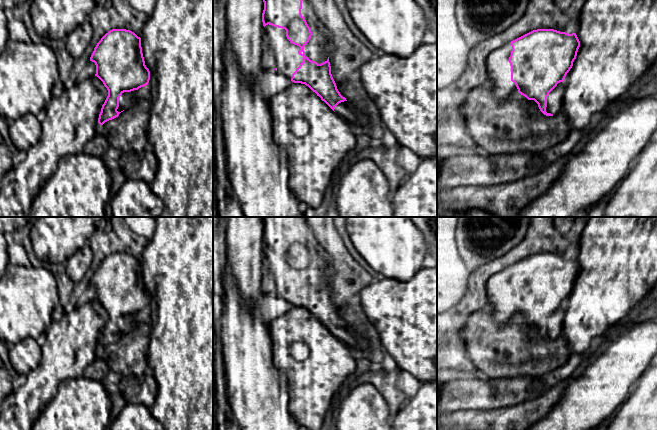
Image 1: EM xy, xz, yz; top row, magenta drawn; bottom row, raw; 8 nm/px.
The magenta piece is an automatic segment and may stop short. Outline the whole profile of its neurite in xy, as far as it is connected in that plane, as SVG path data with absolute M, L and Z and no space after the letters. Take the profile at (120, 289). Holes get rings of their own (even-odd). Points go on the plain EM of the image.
M112 253L106 257L94 272L90 285L96 289L95 300L108 314L108 320L98 342L98 347L103 349L134 328L138 313L149 307L150 295L145 289L141 262L126 253Z

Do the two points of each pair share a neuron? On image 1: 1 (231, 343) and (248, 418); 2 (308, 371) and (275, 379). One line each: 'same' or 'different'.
1: same
2: different

